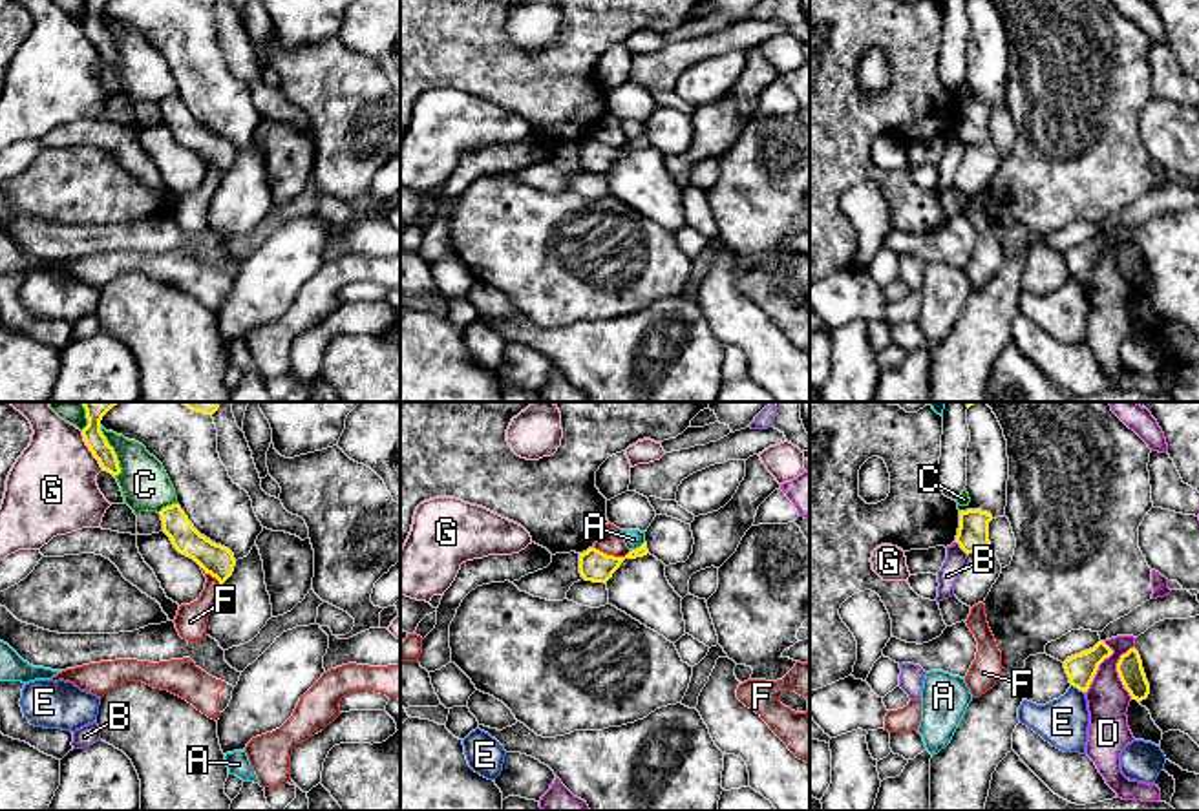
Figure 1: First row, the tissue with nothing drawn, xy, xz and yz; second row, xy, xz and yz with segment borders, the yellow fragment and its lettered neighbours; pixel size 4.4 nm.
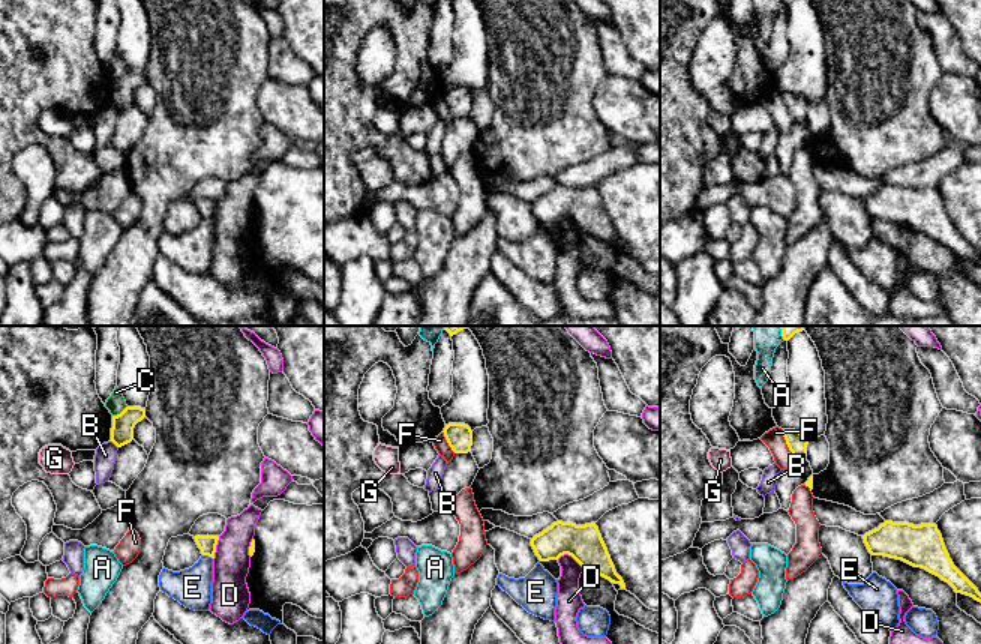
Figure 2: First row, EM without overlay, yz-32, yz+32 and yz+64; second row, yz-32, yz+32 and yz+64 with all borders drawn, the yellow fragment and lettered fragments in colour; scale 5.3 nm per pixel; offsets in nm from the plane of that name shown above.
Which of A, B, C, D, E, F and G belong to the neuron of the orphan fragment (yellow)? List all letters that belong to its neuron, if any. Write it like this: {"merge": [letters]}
{"merge": ["B"]}

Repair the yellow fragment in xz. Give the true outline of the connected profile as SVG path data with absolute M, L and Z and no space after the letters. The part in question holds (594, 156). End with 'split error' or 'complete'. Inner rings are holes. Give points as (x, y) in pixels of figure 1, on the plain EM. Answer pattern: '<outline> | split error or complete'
M596 139L579 144L579 164L585 172L607 174L625 148L607 146Z | complete

